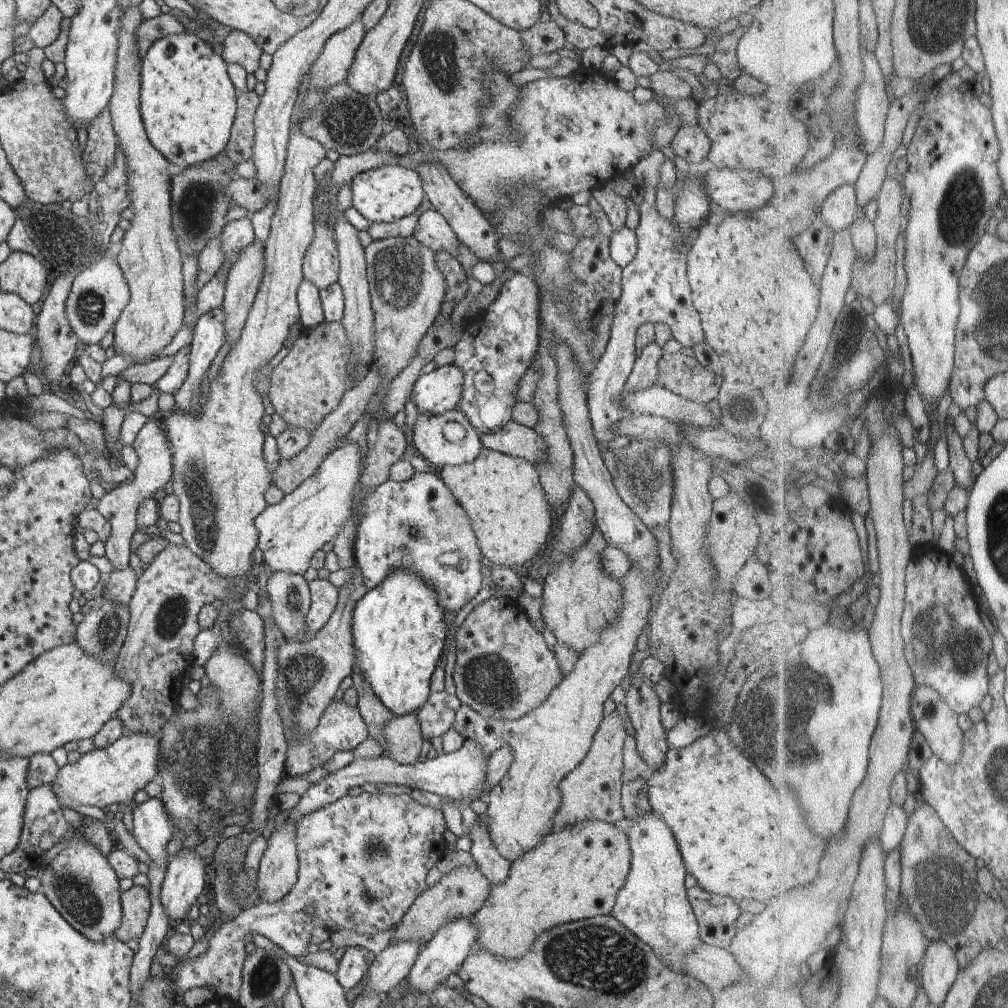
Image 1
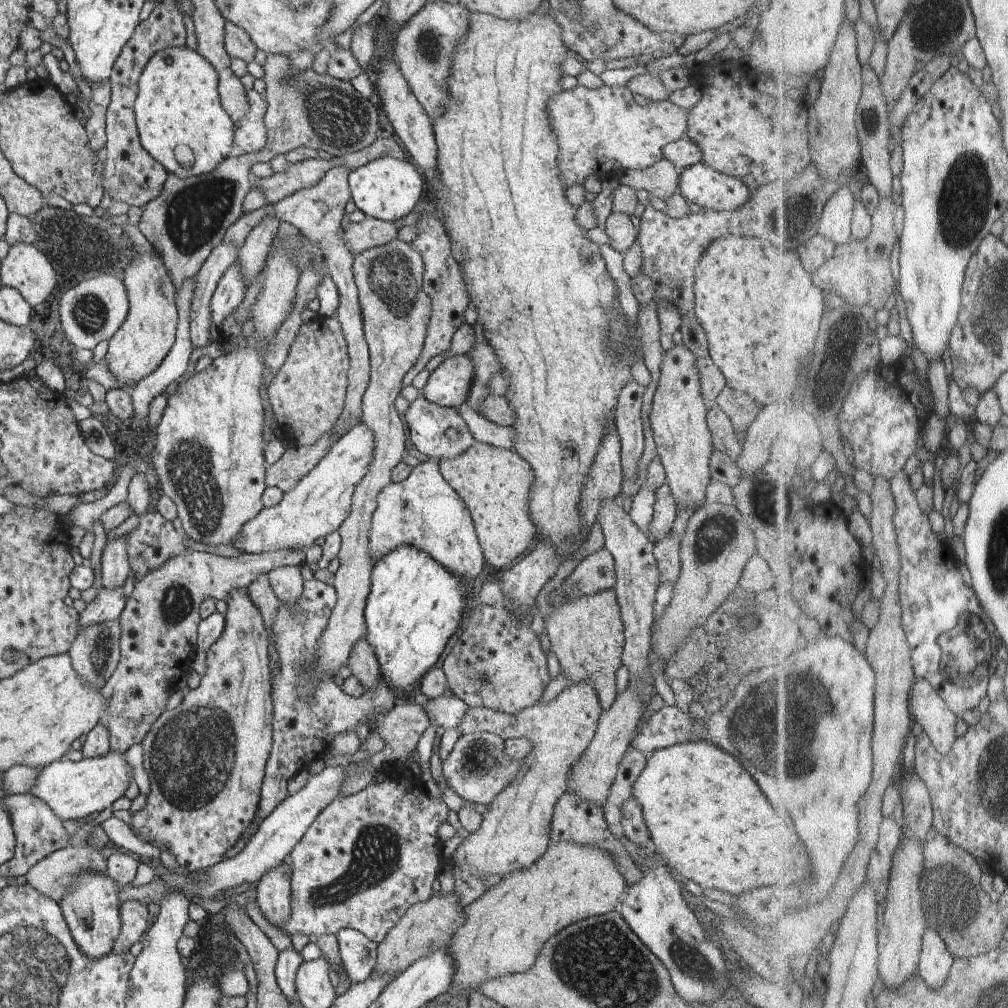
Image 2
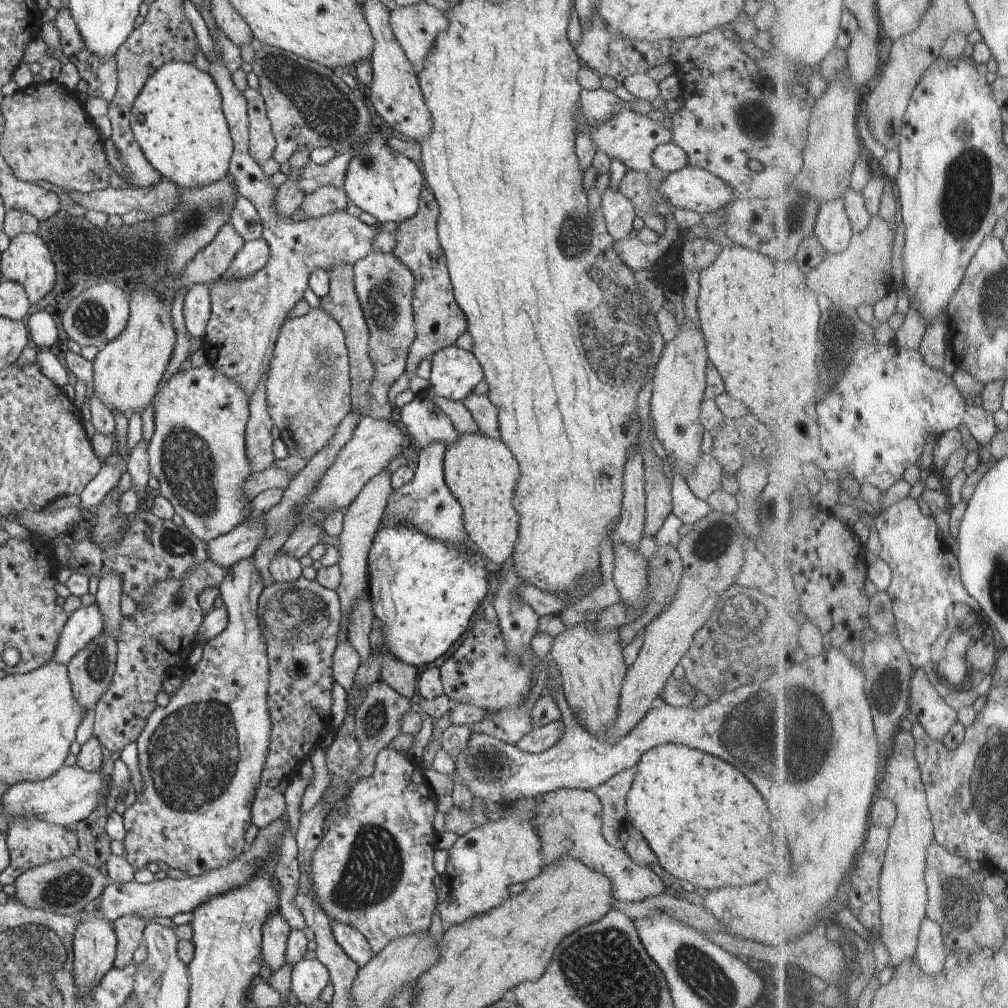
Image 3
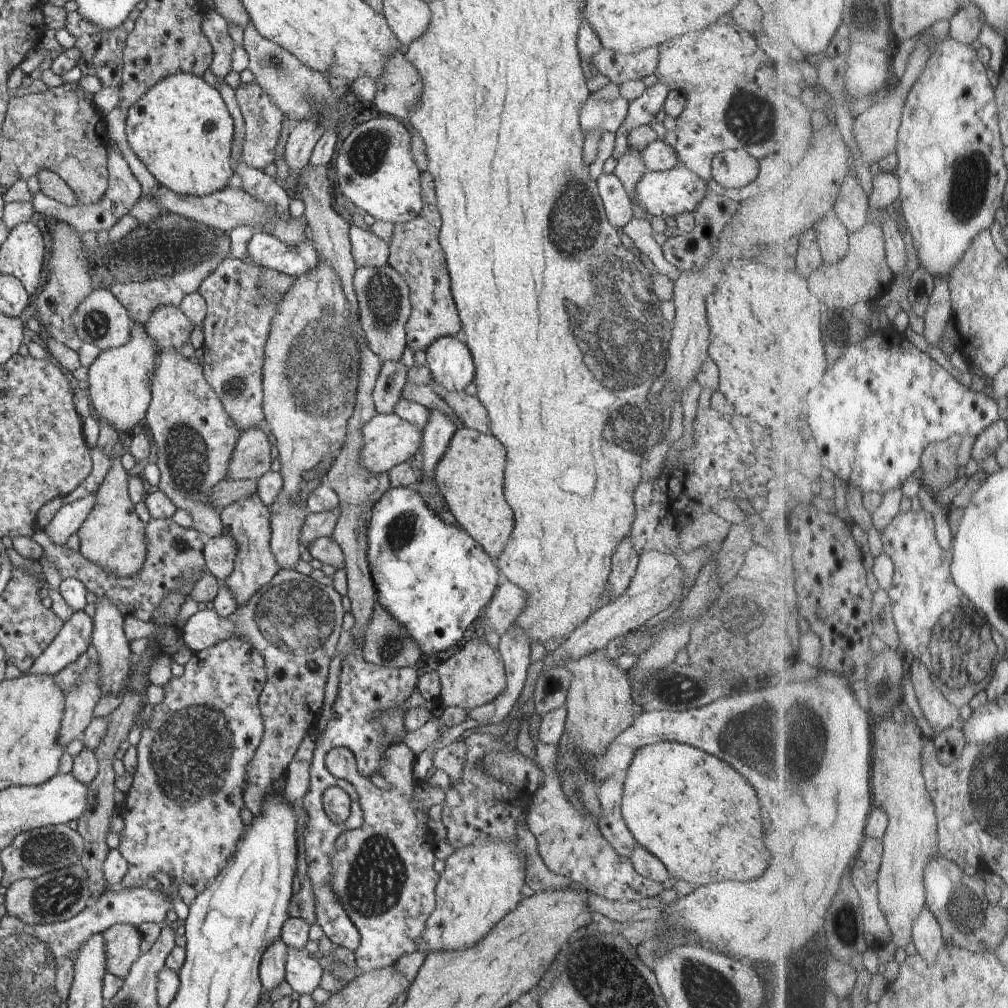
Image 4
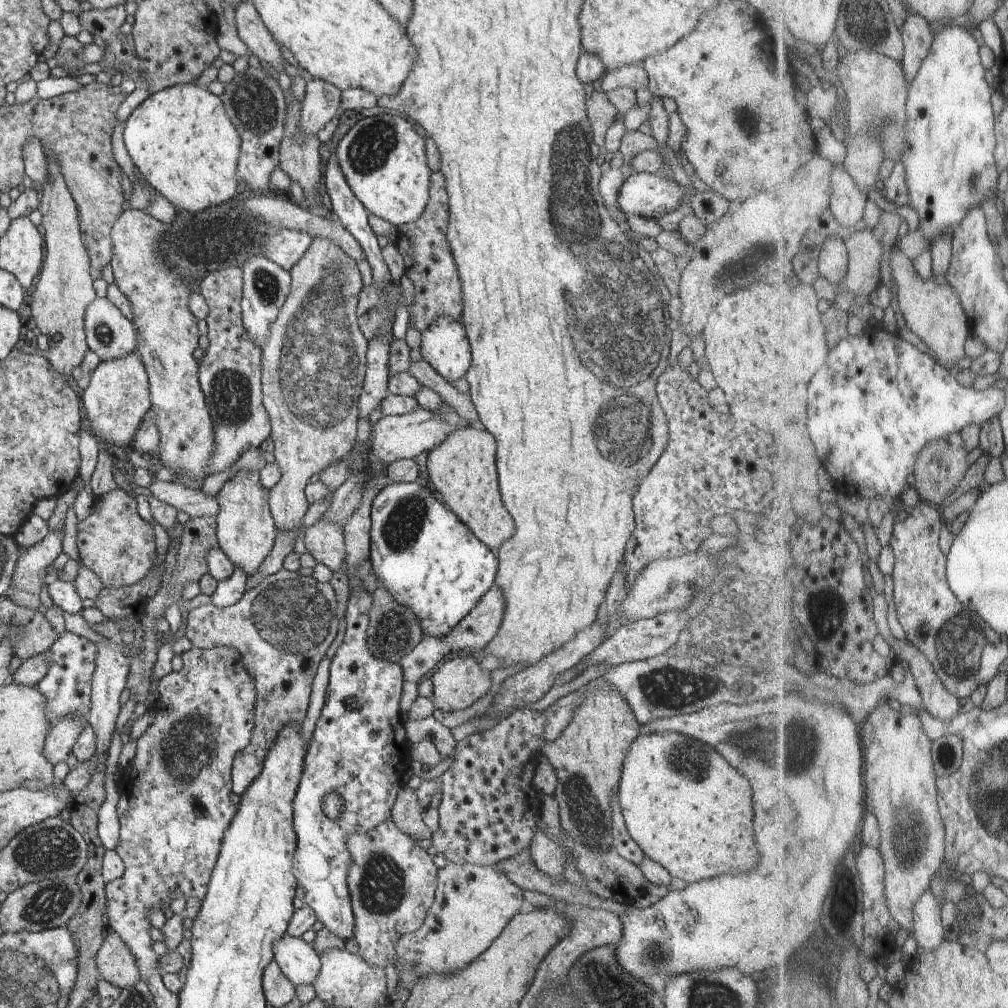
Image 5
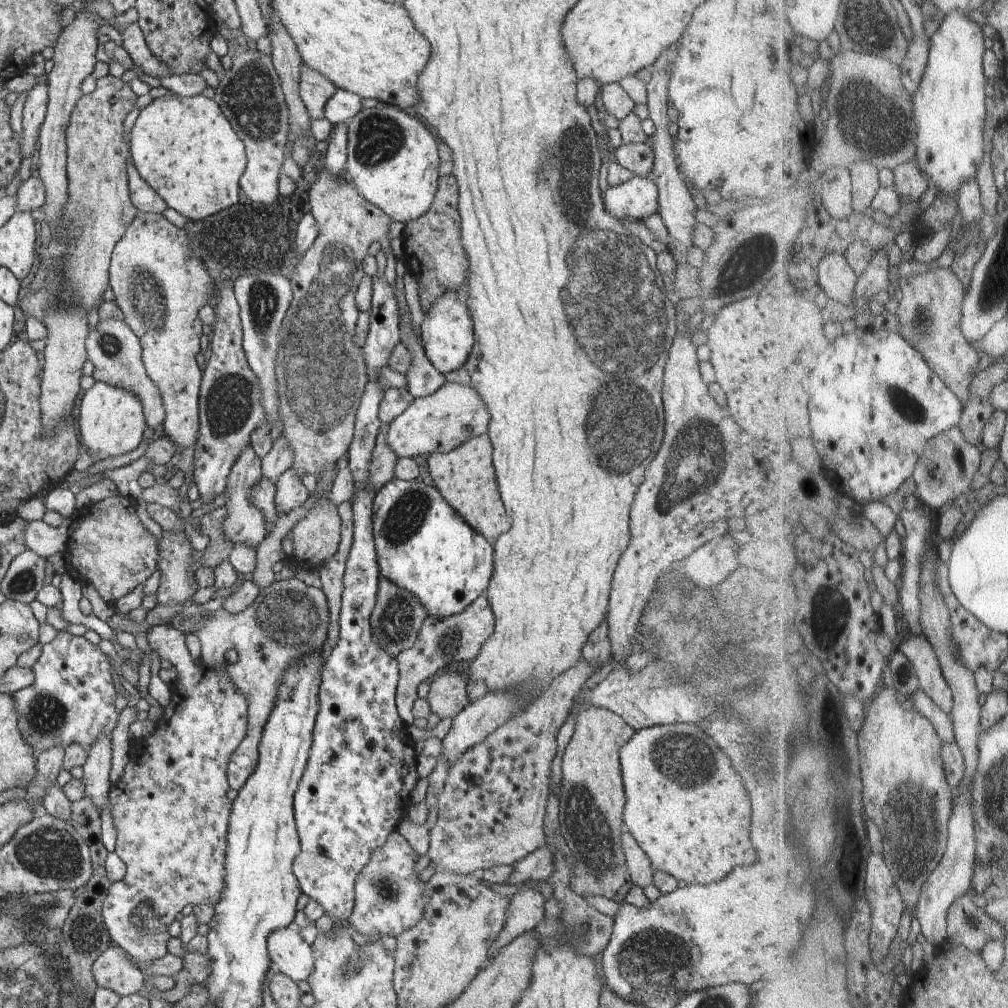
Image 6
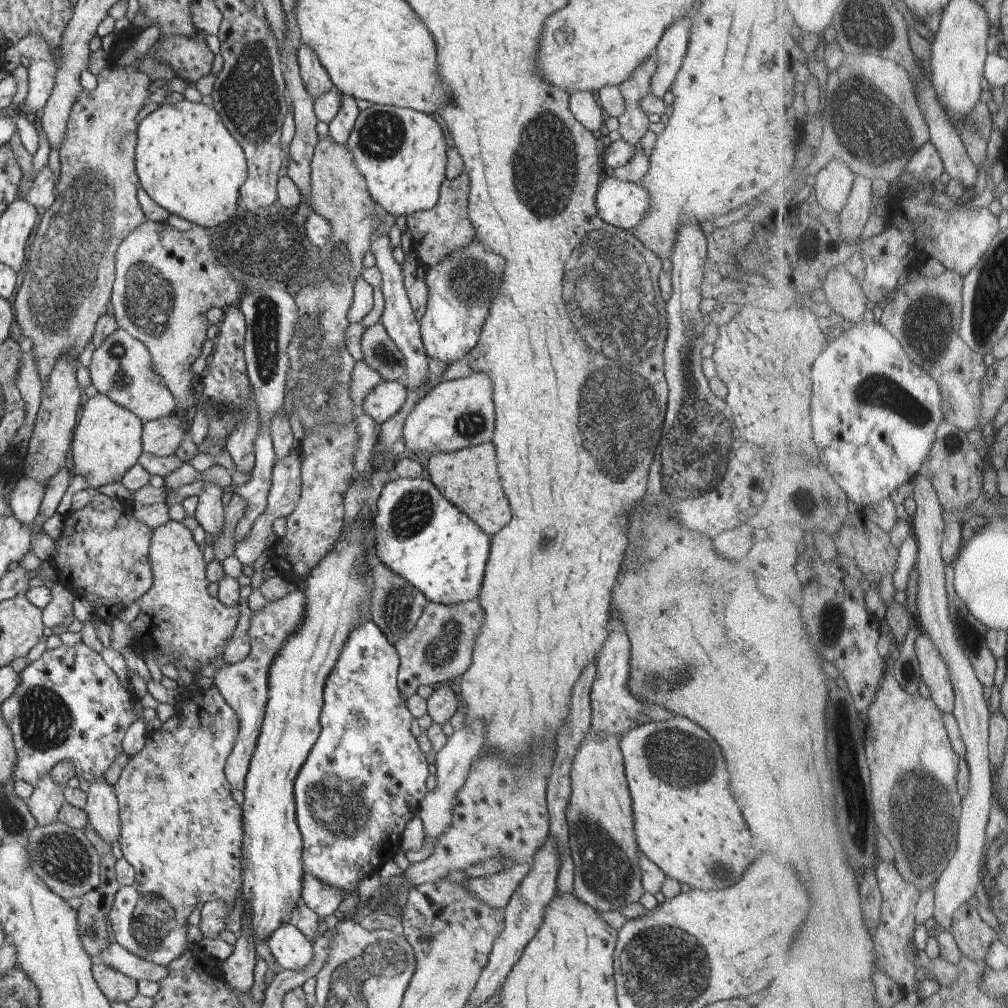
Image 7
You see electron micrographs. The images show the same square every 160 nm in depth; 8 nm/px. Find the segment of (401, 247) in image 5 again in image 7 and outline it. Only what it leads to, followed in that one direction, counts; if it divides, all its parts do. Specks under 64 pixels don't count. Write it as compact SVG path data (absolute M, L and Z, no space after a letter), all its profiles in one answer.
M461 171L453 180L443 179L437 202L429 210L406 216L406 227L411 231L411 250L417 254L425 268L433 266L443 260L445 255L450 255L475 240L467 210L469 183L465 171Z

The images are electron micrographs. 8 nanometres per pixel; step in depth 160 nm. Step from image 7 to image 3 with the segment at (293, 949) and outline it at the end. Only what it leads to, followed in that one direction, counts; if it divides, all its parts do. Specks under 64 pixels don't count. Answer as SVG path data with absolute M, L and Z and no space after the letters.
M299 959L290 972L290 990L299 1003L307 1006L318 999L319 992L329 982L328 970L317 959Z

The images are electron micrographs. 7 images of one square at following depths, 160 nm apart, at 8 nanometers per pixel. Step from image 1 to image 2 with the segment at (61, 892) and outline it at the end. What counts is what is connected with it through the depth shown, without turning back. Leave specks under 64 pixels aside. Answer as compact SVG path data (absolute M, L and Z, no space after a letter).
M85 868L73 876L67 886L67 892L57 902L79 952L83 952L83 956L87 956L89 960L97 960L108 954L119 935L119 889L119 885L107 874L91 872Z

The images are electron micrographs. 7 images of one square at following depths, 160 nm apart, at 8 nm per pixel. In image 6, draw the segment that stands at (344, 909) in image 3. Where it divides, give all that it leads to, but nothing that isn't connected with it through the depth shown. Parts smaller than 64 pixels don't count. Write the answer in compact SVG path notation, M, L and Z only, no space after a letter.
M395 830L388 834L388 838L381 847L373 848L365 866L357 873L354 880L354 903L348 922L351 928L365 936L373 935L379 938L383 934L396 937L405 929L411 928L421 918L424 907L424 882L417 879L417 873L413 872L413 866L417 860L416 854L411 850L407 841Z

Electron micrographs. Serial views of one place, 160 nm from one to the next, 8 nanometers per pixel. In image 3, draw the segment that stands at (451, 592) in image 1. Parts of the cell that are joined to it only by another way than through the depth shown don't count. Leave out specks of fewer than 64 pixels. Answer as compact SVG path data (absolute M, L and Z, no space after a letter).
M433 441L419 448L417 463L413 466L413 476L409 482L395 489L387 497L381 526L407 523L428 537L445 541L446 544L463 545L463 525L461 522L460 504L451 496L444 483L442 460L446 444Z

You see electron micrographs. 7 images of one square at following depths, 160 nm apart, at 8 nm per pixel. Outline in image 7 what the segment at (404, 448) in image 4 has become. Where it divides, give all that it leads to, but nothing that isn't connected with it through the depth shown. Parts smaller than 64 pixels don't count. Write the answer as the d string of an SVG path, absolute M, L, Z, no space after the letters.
M477 371L460 379L441 380L427 395L418 400L405 417L402 439L405 451L448 453L489 443L493 427L492 382L484 372Z

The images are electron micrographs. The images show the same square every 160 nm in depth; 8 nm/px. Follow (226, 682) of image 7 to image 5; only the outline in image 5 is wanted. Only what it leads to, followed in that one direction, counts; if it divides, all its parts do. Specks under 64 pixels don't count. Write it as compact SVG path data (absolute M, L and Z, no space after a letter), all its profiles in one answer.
M282 568L275 574L267 575L252 589L245 591L230 607L219 608L210 603L191 609L186 614L184 636L192 646L203 650L213 647L235 649L240 654L244 669L253 681L254 725L247 746L234 754L230 768L230 790L235 794L240 796L244 788L247 788L247 785L260 773L265 753L281 726L289 721L295 721L301 726L308 707L308 694L317 663L324 657L325 650L331 644L337 625L337 601L331 585L316 582L311 577L300 576L295 571L286 571Z

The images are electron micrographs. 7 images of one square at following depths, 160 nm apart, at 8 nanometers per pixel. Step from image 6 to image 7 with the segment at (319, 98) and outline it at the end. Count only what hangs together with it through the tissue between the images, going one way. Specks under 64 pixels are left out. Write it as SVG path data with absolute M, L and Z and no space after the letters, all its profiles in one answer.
M303 44L298 46L296 61L303 86L313 99L319 94L333 89L327 71L321 66L310 46Z

